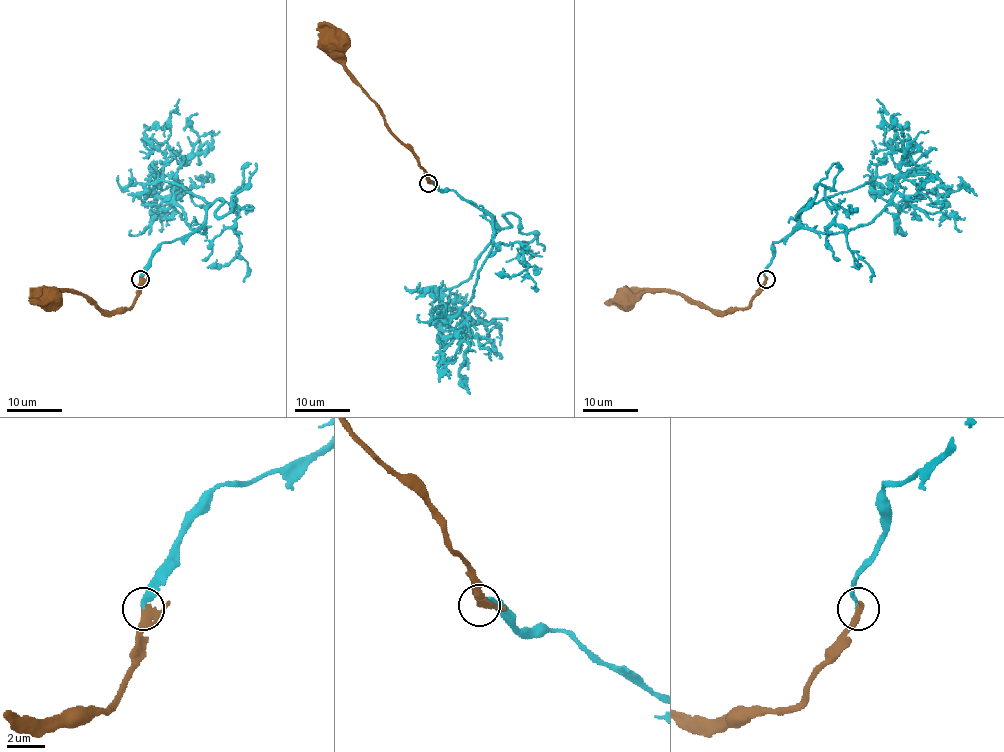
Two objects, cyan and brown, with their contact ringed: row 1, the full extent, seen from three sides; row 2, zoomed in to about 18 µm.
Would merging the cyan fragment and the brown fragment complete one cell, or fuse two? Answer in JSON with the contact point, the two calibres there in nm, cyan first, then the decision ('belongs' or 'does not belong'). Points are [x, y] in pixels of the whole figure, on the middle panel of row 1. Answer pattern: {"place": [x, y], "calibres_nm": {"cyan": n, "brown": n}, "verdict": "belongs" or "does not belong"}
{"place": [428, 183], "calibres_nm": {"cyan": 240, "brown": 280}, "verdict": "belongs"}

